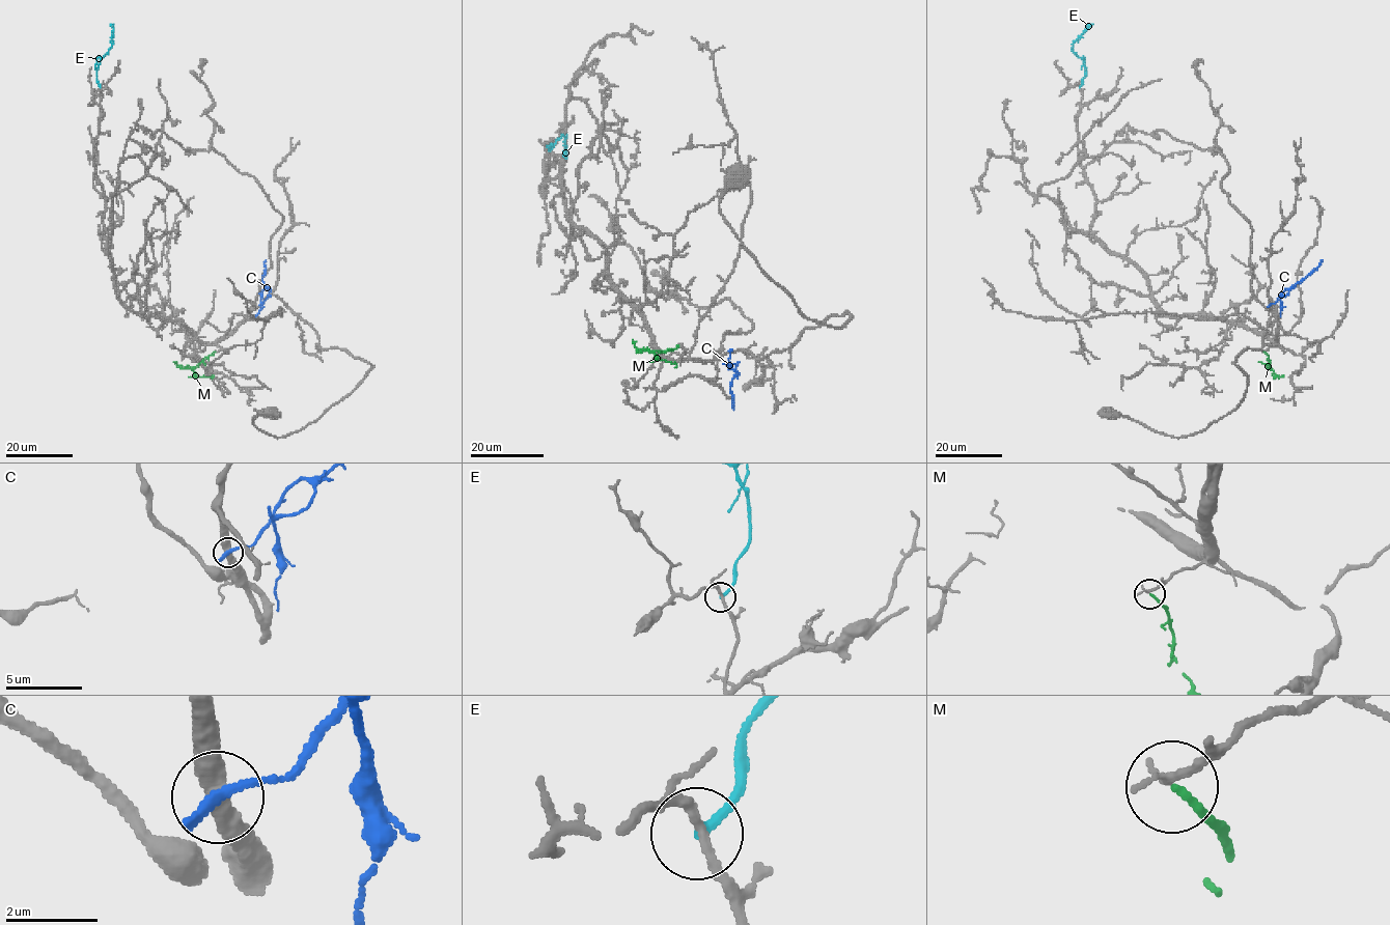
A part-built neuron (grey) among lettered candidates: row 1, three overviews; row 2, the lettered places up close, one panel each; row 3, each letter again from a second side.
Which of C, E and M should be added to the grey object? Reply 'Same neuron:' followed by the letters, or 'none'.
Same neuron: M

